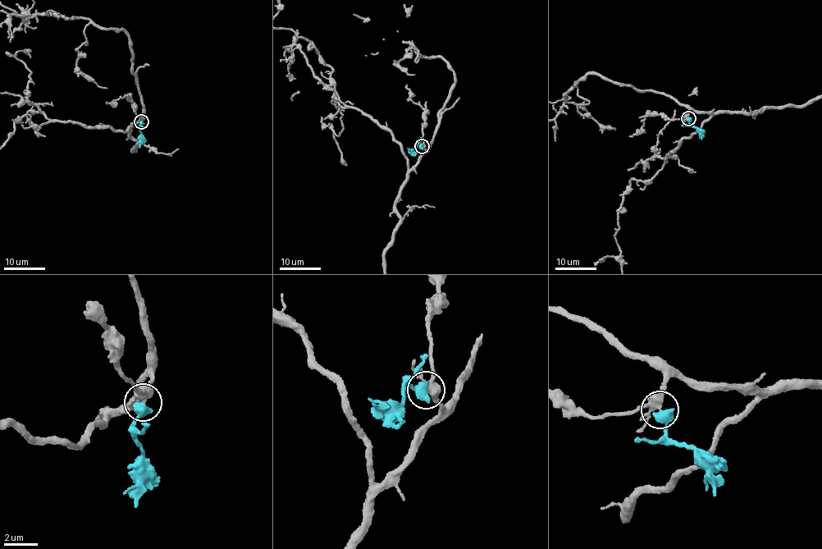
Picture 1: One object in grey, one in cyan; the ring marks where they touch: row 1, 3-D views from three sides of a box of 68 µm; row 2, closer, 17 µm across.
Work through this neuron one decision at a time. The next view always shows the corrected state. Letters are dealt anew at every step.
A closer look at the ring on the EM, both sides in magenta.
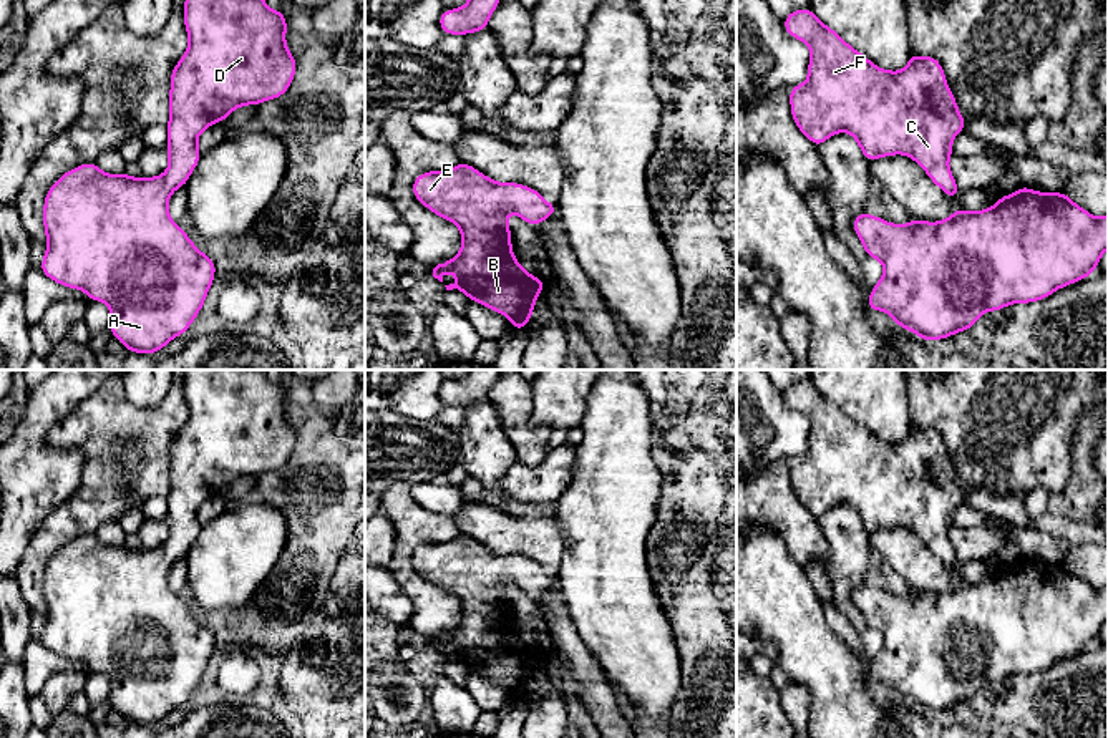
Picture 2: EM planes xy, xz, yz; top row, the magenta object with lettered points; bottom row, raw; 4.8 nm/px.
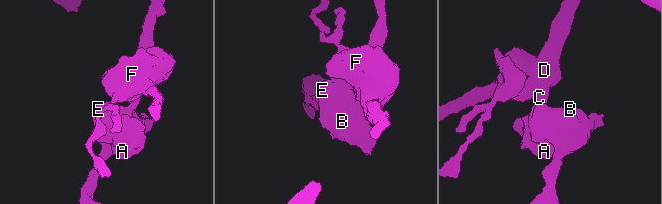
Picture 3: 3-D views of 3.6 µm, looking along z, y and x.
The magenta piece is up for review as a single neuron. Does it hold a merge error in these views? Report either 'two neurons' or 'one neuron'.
one neuron

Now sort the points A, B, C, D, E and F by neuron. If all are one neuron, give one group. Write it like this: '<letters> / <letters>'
A B C D E F

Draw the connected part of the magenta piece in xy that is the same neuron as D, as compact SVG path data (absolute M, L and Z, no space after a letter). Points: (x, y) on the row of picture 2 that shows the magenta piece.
M186 0L184 27L189 38L186 53L171 71L166 153L169 166L156 177L133 177L126 172L106 174L96 163L85 163L66 171L46 191L43 229L46 252L40 270L68 289L81 289L90 300L100 300L111 310L108 328L128 352L156 353L182 335L201 312L216 277L216 264L202 254L189 235L169 217L171 194L187 184L201 153L199 134L222 123L234 109L280 98L294 81L297 61L285 45L287 20L280 10L270 10L264 0Z

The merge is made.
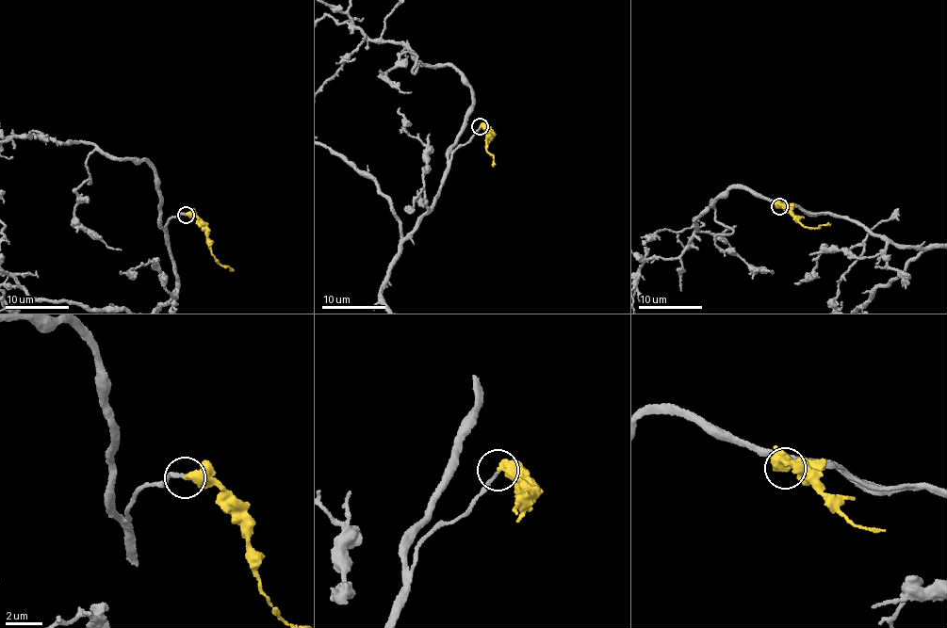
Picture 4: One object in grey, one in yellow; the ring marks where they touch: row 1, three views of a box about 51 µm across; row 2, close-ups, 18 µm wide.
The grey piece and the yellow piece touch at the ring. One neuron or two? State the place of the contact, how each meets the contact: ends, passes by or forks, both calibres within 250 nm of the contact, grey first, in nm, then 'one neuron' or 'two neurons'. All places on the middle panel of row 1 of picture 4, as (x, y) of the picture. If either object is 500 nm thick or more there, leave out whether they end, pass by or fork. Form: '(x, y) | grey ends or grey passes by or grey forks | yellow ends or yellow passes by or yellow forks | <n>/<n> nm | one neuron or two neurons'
(480, 126) | grey ends | yellow ends | 150/480 nm | one neuron

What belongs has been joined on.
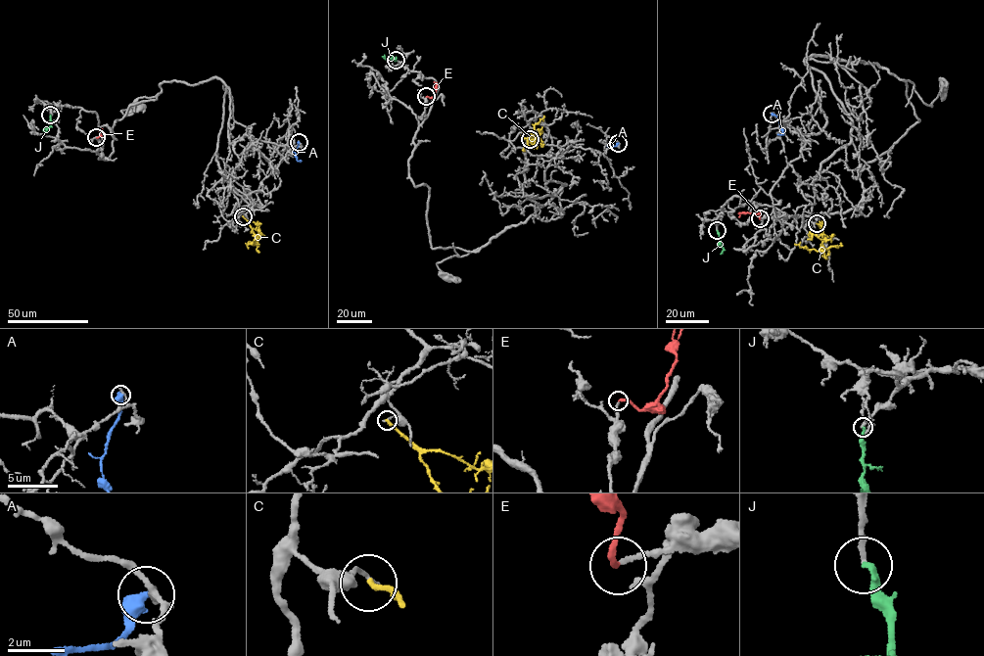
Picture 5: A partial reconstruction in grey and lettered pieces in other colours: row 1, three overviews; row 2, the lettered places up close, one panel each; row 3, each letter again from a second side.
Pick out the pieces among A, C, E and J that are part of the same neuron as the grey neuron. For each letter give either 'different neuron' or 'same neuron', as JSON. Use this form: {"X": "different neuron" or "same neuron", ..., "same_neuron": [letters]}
{"A": "different neuron", "C": "different neuron", "E": "same neuron", "J": "different neuron", "same_neuron": ["E"]}

